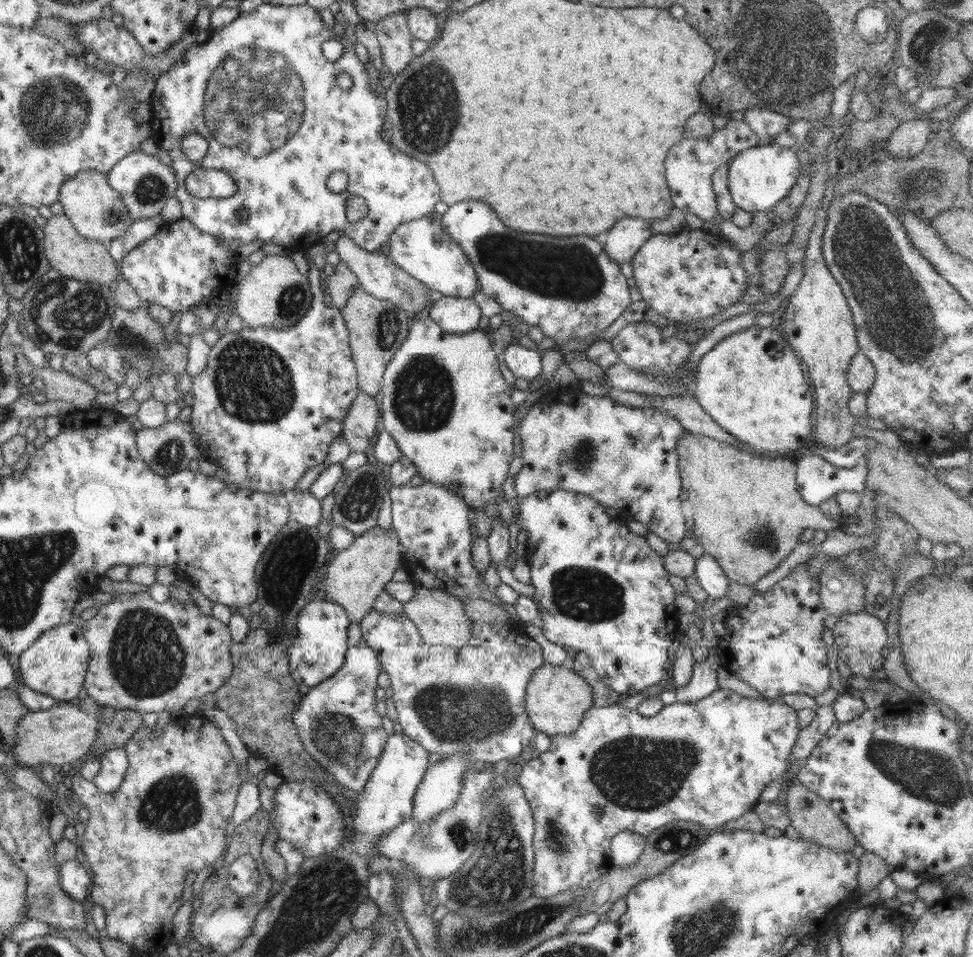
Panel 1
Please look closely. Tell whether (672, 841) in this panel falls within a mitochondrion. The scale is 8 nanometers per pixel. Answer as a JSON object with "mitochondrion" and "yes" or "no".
{"mitochondrion":"yes"}

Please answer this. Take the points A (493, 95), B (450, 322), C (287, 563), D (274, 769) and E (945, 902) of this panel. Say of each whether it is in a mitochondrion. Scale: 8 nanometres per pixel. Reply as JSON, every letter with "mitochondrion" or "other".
{"A":"other","B":"other","C":"mitochondrion","D":"other","E":"other"}

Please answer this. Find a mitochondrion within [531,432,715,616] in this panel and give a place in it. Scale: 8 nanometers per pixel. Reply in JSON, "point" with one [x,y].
{"point":[582,455]}

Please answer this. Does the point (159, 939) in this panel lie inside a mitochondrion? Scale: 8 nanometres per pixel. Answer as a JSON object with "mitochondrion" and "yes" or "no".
{"mitochondrion":"no"}

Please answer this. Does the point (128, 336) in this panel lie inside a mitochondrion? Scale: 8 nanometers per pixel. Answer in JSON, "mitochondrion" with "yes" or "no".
{"mitochondrion":"yes"}

